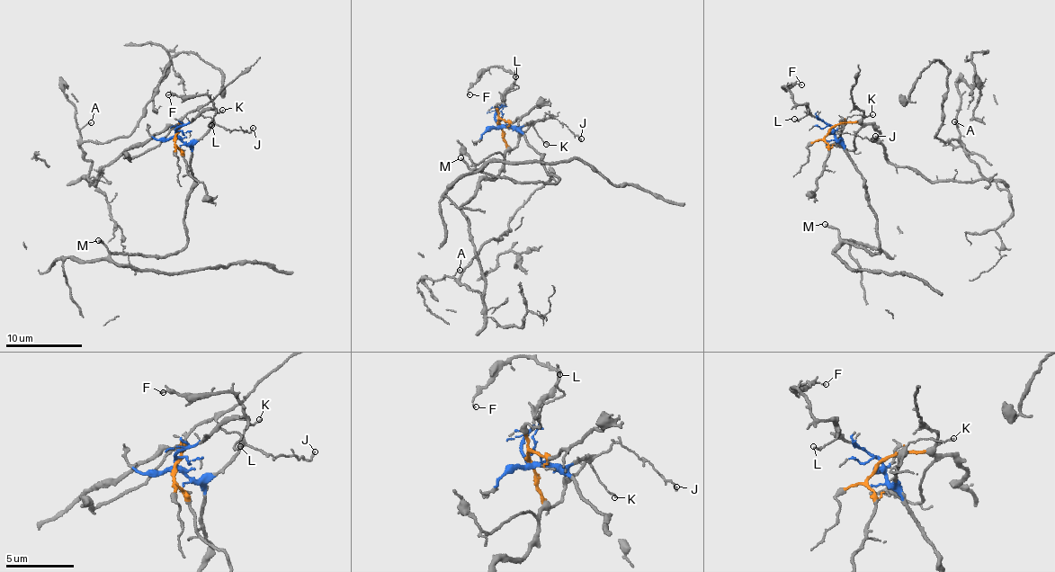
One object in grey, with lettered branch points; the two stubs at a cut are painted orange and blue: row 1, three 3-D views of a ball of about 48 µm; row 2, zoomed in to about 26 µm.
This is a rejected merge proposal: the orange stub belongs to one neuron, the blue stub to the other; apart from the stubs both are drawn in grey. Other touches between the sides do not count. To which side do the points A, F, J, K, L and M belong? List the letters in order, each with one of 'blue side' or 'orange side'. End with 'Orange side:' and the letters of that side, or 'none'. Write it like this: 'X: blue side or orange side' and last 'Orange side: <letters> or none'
A: orange side
F: blue side
J: blue side
K: blue side
L: blue side
M: blue side
Orange side: A

